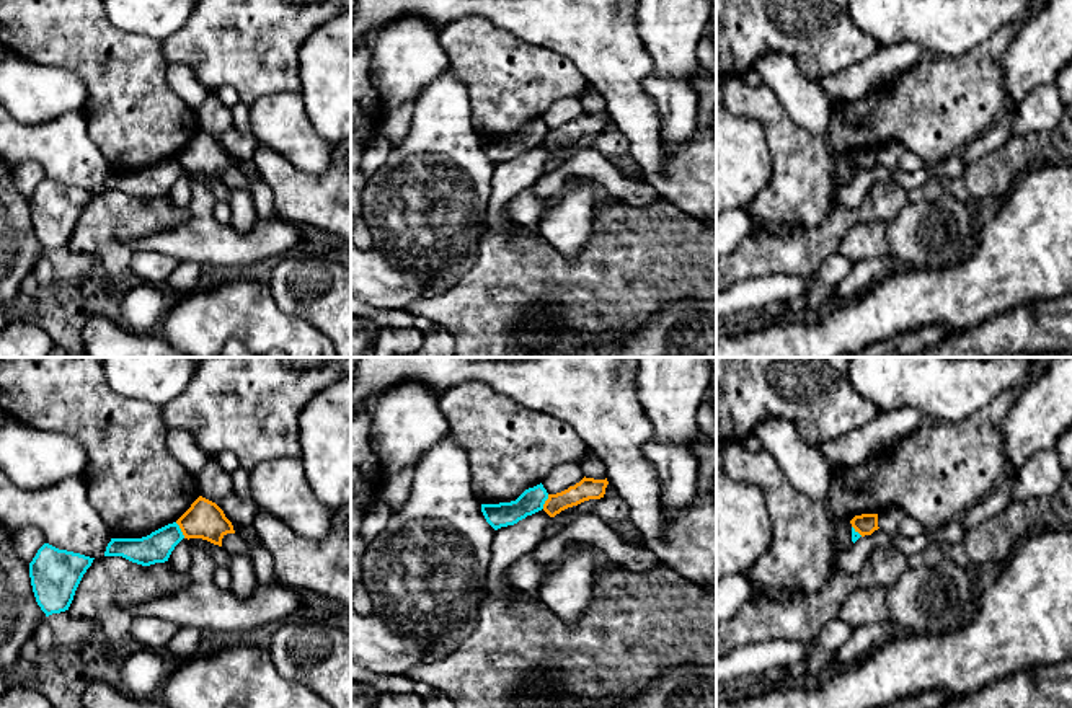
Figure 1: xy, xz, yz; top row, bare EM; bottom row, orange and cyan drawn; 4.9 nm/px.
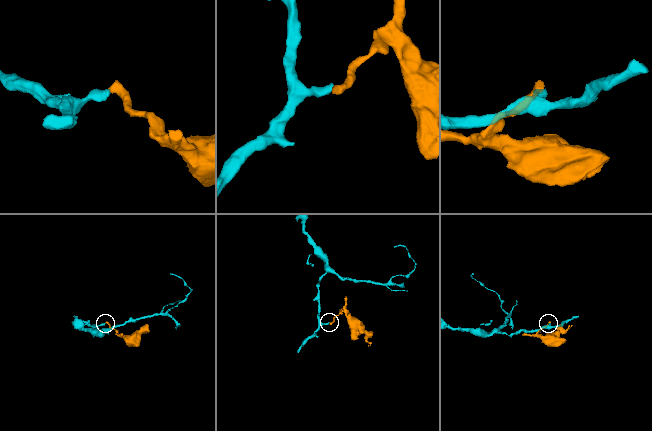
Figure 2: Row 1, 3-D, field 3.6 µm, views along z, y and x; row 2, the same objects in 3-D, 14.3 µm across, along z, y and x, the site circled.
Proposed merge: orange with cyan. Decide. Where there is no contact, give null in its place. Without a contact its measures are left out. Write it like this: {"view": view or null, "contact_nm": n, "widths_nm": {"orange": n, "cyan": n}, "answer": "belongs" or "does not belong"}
{"view": "xy", "contact_nm": 90, "widths_nm": {"orange": 190, "cyan": 150}, "answer": "does not belong"}

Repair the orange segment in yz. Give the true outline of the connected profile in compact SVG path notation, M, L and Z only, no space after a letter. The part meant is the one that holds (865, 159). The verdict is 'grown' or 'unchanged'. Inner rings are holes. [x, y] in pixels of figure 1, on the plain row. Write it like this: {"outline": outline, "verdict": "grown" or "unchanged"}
{"outline": "M862 148L855 150L850 155L855 166L858 166L862 171L871 170L875 165L878 165L878 148Z", "verdict": "unchanged"}

